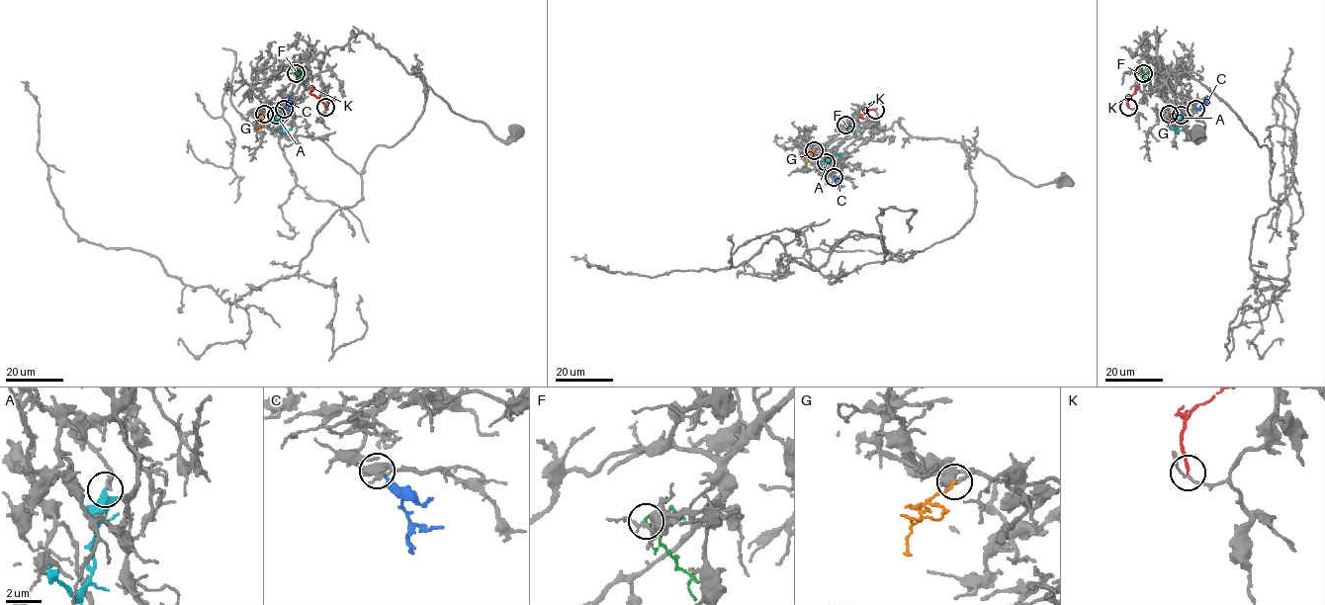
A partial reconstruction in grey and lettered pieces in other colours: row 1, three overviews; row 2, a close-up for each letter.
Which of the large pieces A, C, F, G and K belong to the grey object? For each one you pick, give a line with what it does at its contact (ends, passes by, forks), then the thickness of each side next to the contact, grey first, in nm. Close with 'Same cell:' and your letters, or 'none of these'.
A: it ends; calibres 220 and 500 nm
G: it ends; calibres 340 and 170 nm
Same cell: A, G

